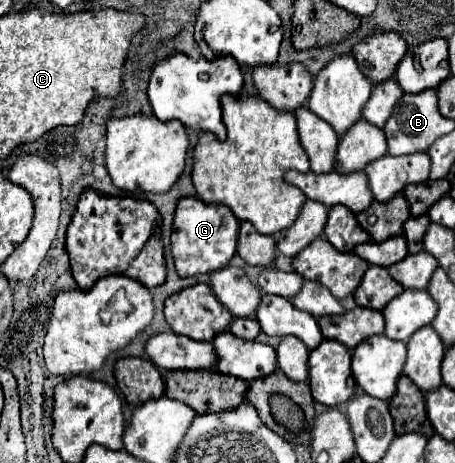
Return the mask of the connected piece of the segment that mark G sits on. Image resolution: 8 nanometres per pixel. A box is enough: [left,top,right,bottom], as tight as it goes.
[172,197,240,277]

